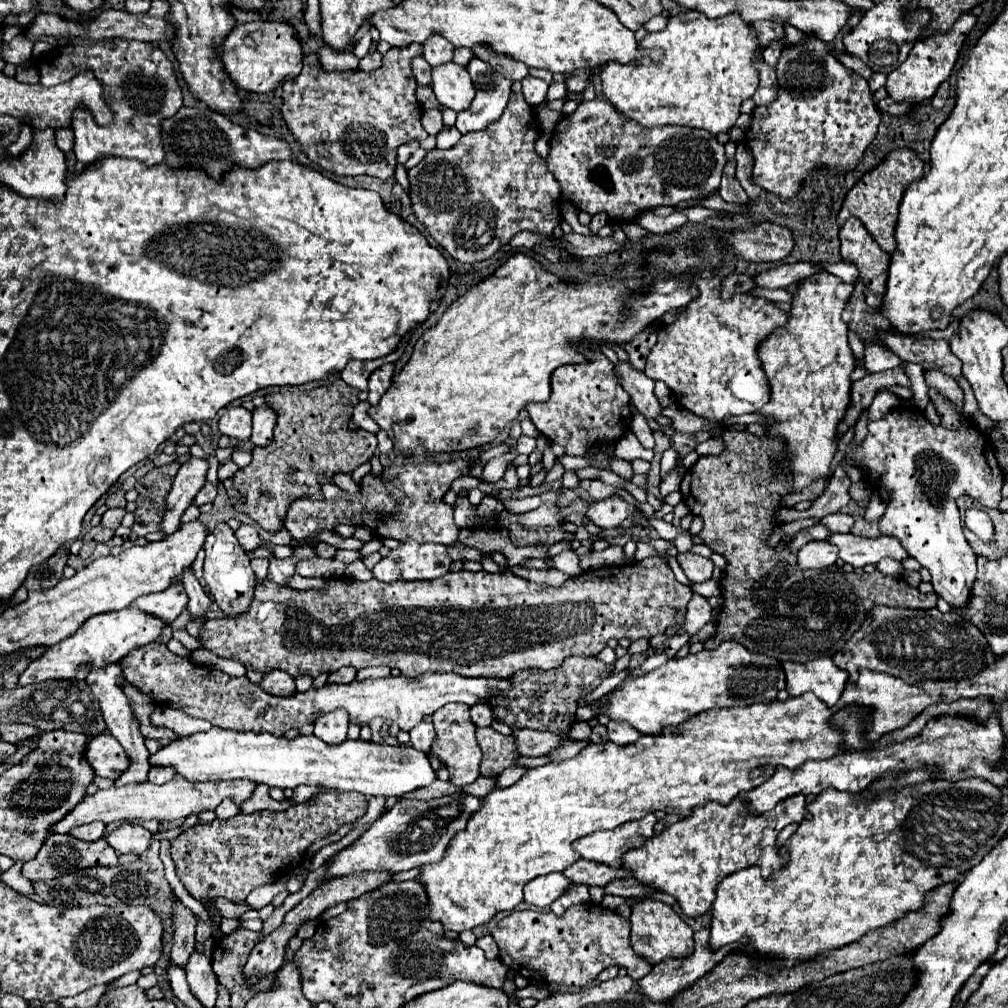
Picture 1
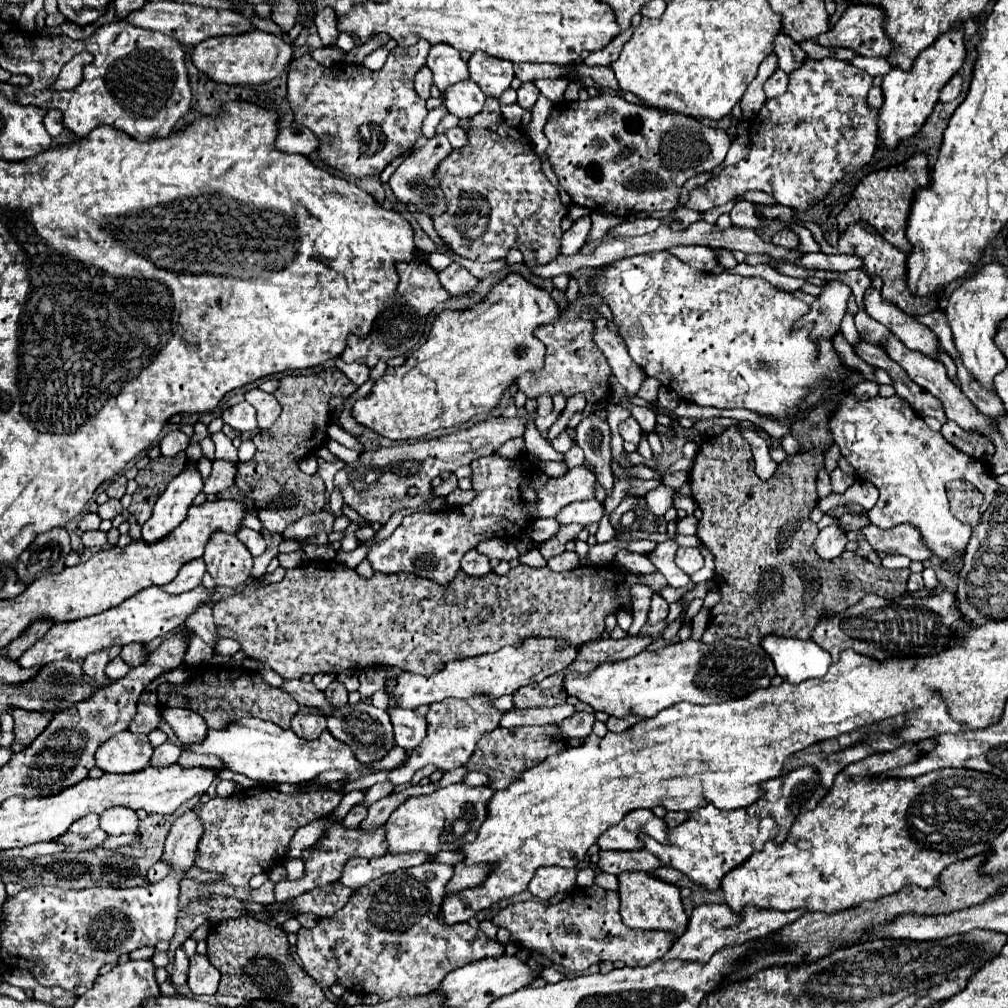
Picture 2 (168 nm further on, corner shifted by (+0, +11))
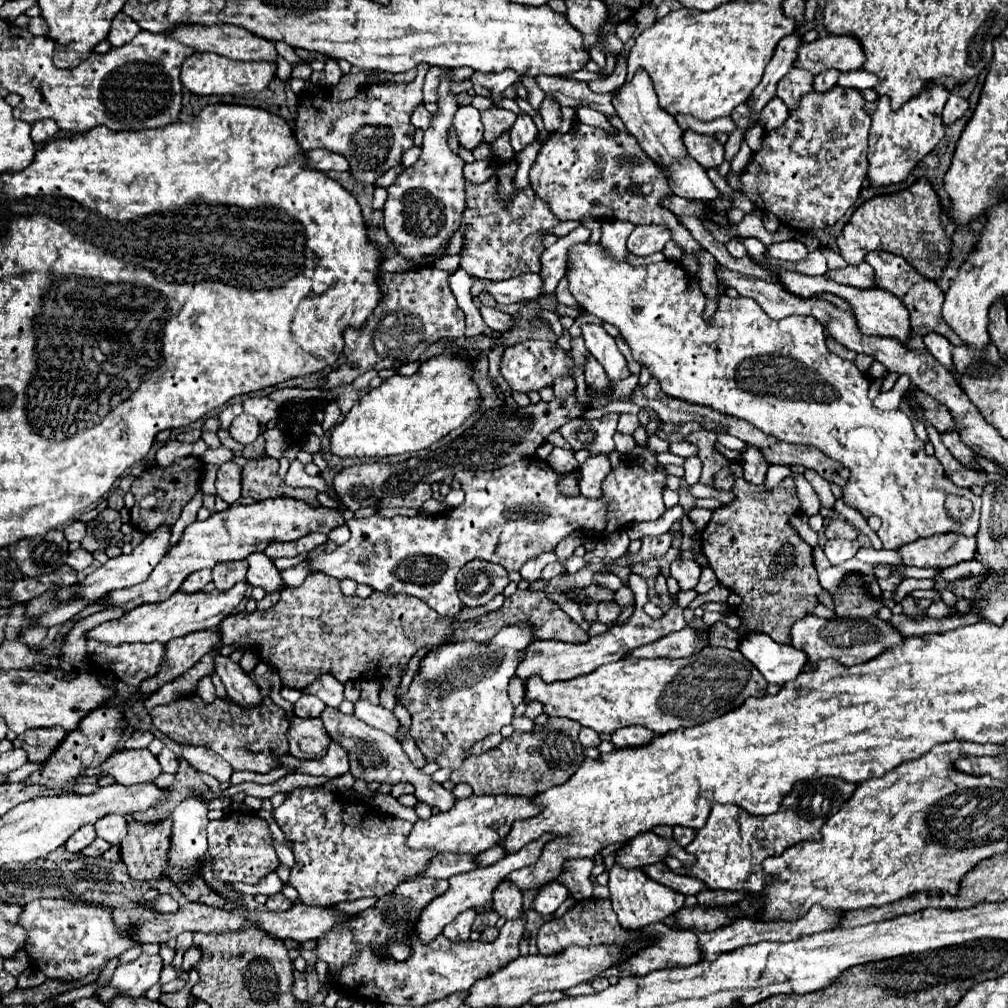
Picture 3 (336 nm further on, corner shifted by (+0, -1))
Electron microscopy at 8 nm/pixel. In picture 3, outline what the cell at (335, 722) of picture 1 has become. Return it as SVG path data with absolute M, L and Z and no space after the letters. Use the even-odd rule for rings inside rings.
M320 675L320 679L316 679L310 687L308 693L316 695L318 699L322 699L328 707L336 707L344 701L344 685L336 679L332 679L332 675Z

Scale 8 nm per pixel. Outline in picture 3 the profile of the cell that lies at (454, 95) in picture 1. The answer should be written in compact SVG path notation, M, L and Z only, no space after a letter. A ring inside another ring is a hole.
M472 105L458 107L456 117L454 117L454 127L456 127L460 147L474 151L482 143L484 127L482 127L482 121L480 121L480 111L474 109Z

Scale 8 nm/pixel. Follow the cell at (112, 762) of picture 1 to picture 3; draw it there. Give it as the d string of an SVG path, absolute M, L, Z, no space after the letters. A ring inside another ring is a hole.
M124 749L112 753L102 765L85 769L85 776L97 776L108 773L120 785L136 785L136 783L152 783L160 773L162 767L158 759L148 749Z

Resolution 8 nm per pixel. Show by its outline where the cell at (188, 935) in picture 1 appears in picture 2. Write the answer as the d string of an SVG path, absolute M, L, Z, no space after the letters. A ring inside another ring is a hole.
M180 945L174 953L174 961L172 961L172 983L174 985L186 985L188 979L188 957L184 953L184 947Z

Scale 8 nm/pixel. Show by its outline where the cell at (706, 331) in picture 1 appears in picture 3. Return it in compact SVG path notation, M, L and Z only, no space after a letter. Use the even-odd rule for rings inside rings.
M600 241L576 243L568 249L566 279L570 293L582 309L620 329L620 335L630 345L634 359L650 369L652 377L660 381L666 395L744 419L780 441L814 445L834 461L848 467L852 471L852 479L848 479L842 489L844 503L860 511L864 519L870 515L878 515L882 519L878 537L884 549L900 549L920 537L948 531L976 535L982 499L970 489L954 485L946 477L942 463L934 455L926 455L924 443L916 437L912 421L904 411L880 411L872 405L866 395L866 377L858 373L858 367L852 361L844 361L826 349L824 327L820 327L820 323L816 323L810 315L792 315L788 319L774 321L754 299L730 299L728 295L722 295L720 309L712 323L704 323L704 295L696 279L690 277L678 261L632 267L604 253ZM948 495L962 495L970 499L972 515L966 521L954 521L948 515Z

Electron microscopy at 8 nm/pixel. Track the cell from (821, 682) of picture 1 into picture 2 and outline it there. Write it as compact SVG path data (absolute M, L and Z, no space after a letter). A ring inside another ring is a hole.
M768 635L762 647L768 651L768 655L772 655L778 675L788 683L824 677L832 665L828 651L818 647L814 641L780 639Z

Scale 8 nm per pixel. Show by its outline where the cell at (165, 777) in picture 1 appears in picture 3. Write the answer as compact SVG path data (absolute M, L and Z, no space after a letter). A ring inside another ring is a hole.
M164 747L164 749L158 753L158 761L160 761L164 773L172 773L172 775L174 775L174 773L178 771L178 757L176 757L168 747Z

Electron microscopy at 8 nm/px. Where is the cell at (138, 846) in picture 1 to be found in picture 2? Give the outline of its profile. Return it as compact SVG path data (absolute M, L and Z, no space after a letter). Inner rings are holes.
M114 807L100 815L100 829L108 835L124 835L124 833L136 833L140 825L140 819L136 811L128 807Z

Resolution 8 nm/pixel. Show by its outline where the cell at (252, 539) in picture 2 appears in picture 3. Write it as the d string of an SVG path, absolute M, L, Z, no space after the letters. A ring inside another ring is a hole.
M264 553L250 555L248 565L248 583L252 587L262 587L266 593L276 593L282 589L280 571Z

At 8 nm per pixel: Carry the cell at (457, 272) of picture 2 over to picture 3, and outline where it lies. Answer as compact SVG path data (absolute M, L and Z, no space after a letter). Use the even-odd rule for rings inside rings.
M482 307L482 319L486 321L488 327L492 327L494 331L510 331L516 323L514 323L514 317L502 313L502 311L496 311L494 307Z

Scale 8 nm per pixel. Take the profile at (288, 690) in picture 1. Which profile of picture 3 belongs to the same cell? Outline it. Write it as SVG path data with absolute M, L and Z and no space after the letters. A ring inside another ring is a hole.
M326 707L324 715L320 719L324 721L328 735L336 743L344 745L344 749L350 753L350 773L356 779L362 779L366 783L376 781L376 783L388 783L388 785L408 781L408 783L414 785L418 801L424 801L430 807L438 807L440 811L450 811L450 807L454 807L456 797L452 795L452 791L444 789L440 783L432 781L432 777L426 775L422 769L414 767L396 737L392 737L384 731L376 731L374 727L368 727L364 721L356 719L354 715L344 715L344 713L340 713L338 709L332 709L332 707Z

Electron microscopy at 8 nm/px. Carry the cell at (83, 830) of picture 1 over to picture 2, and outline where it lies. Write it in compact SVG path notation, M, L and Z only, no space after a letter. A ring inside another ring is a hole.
M88 813L82 819L78 819L76 823L72 823L70 825L70 831L72 833L78 833L78 835L90 835L92 831L98 829L98 825L100 825L98 821L100 821L100 817L96 813Z

